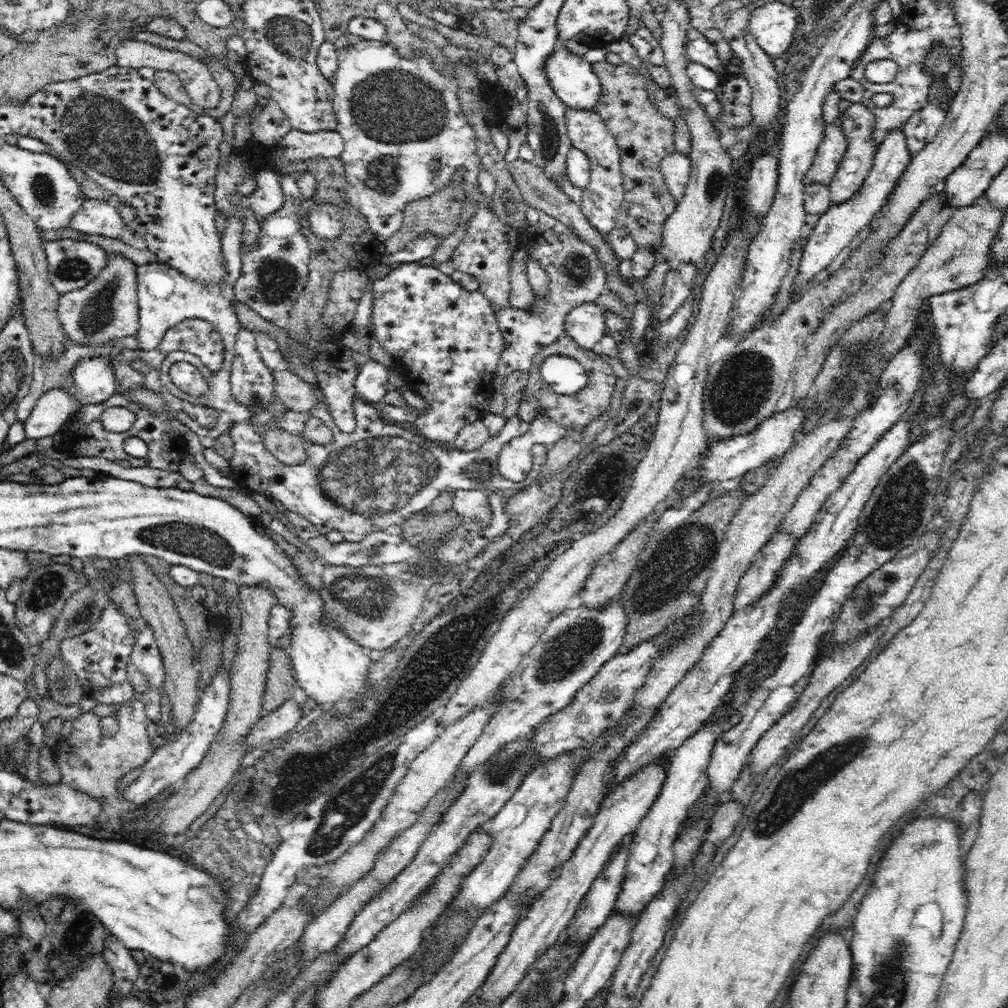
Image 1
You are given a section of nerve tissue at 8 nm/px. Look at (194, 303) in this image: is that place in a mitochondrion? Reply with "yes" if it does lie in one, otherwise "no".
no

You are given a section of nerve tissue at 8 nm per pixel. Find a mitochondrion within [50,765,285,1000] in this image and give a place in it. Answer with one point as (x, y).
(76, 936)

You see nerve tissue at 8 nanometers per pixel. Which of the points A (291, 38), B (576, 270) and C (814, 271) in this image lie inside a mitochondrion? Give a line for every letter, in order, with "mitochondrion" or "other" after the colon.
A: mitochondrion
B: mitochondrion
C: other

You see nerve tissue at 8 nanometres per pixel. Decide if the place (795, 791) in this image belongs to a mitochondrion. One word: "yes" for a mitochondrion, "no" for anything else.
yes

